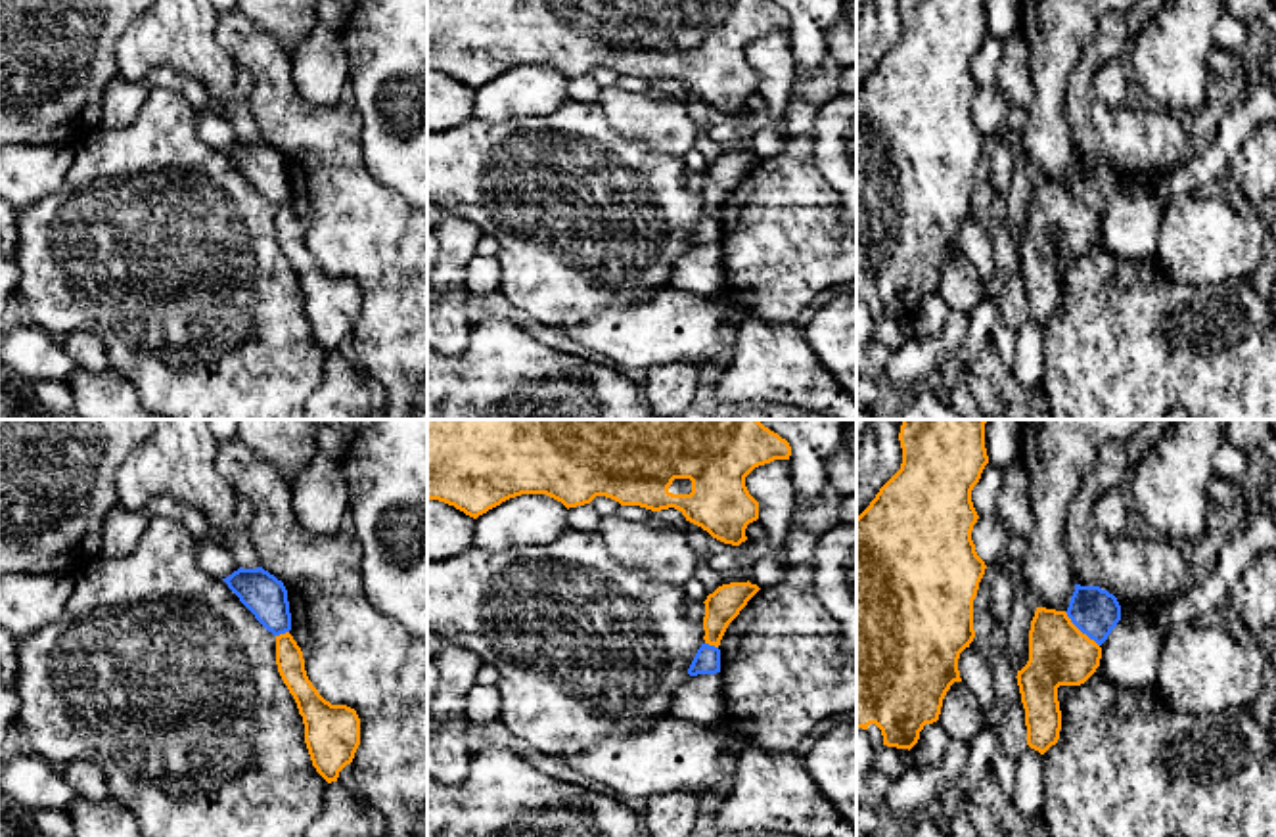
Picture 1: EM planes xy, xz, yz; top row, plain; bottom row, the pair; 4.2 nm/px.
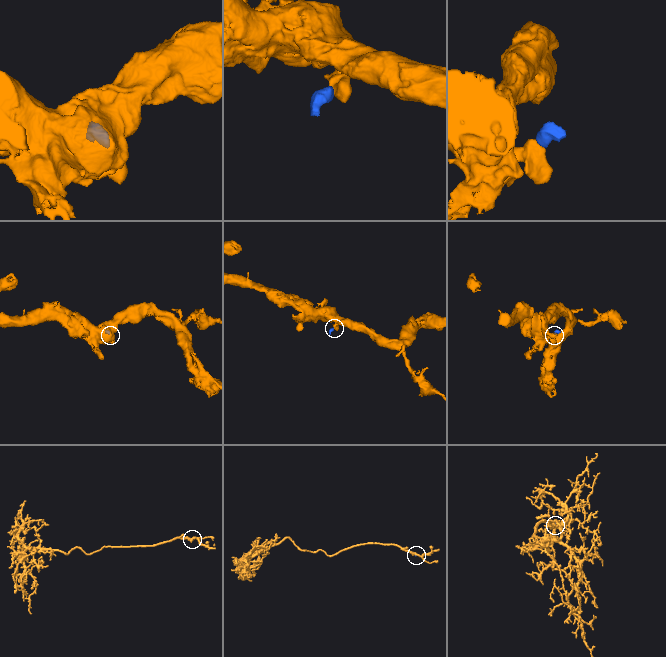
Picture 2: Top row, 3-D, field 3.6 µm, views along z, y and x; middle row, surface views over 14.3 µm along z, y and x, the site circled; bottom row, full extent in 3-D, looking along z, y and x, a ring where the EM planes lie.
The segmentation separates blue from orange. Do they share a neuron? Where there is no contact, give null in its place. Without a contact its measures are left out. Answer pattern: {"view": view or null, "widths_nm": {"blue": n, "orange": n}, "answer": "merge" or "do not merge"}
{"view": "yz", "widths_nm": {"blue": 200, "orange": 260}, "answer": "do not merge"}

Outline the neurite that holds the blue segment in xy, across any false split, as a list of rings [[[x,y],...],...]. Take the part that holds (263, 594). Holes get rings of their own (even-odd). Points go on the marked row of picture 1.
[[[239,567],[222,580],[268,632],[280,636],[291,630],[287,590],[274,575],[262,567]]]

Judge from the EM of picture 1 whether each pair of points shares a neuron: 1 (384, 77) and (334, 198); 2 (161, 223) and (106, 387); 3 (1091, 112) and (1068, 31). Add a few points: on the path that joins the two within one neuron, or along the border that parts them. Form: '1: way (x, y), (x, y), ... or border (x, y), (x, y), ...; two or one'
1: border (351, 104), (361, 119), (363, 159), (372, 173); two
2: border (110, 366), (129, 382), (140, 399); two
3: border (1091, 43), (1083, 48), (1068, 83), (1066, 106); two

